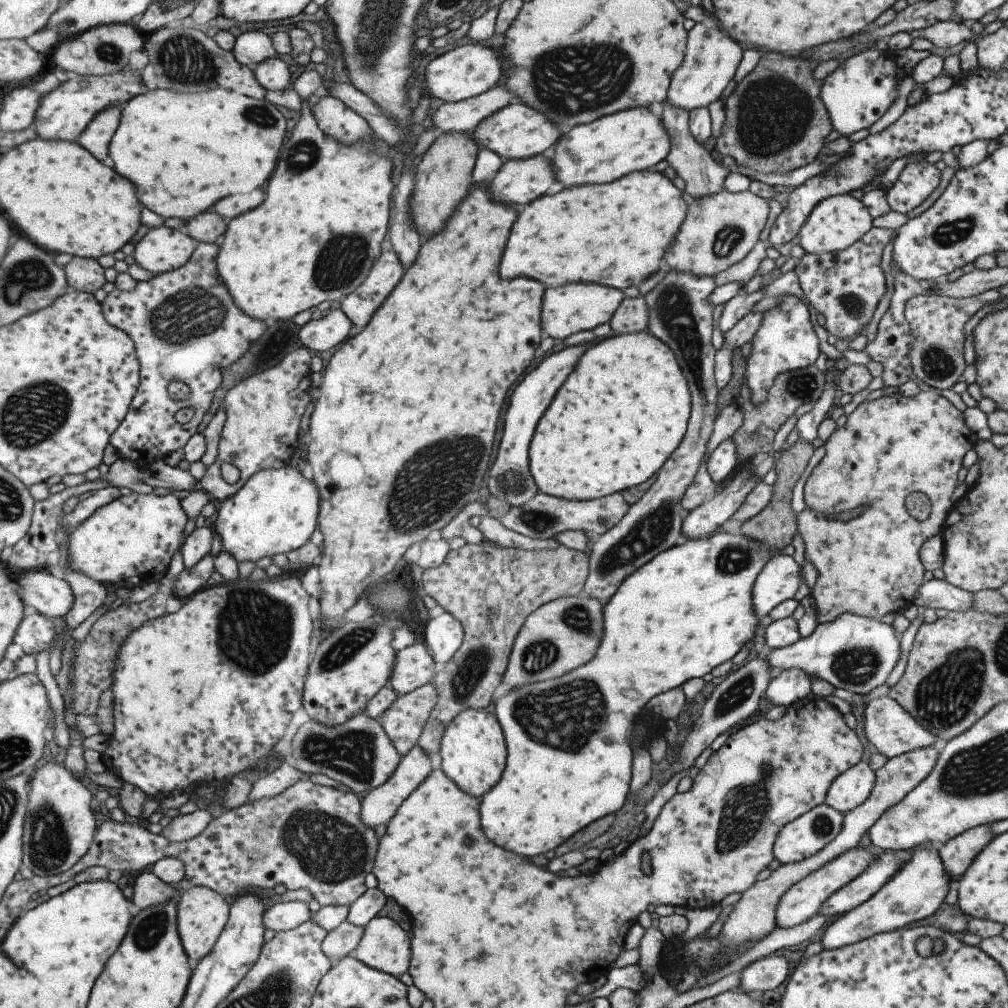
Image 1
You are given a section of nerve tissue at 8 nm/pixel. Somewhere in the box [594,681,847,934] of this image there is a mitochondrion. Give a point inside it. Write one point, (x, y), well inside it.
(748, 804)

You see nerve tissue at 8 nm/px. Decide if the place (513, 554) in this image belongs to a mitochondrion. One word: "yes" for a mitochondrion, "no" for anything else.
no

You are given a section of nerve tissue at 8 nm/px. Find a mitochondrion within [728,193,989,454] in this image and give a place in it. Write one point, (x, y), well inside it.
(946, 235)

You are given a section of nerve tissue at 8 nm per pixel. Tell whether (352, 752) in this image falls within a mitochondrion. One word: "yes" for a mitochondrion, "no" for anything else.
yes

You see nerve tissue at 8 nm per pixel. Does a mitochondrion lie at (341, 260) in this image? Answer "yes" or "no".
yes

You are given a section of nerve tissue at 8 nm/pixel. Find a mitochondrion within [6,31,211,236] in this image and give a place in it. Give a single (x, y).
(107, 52)

